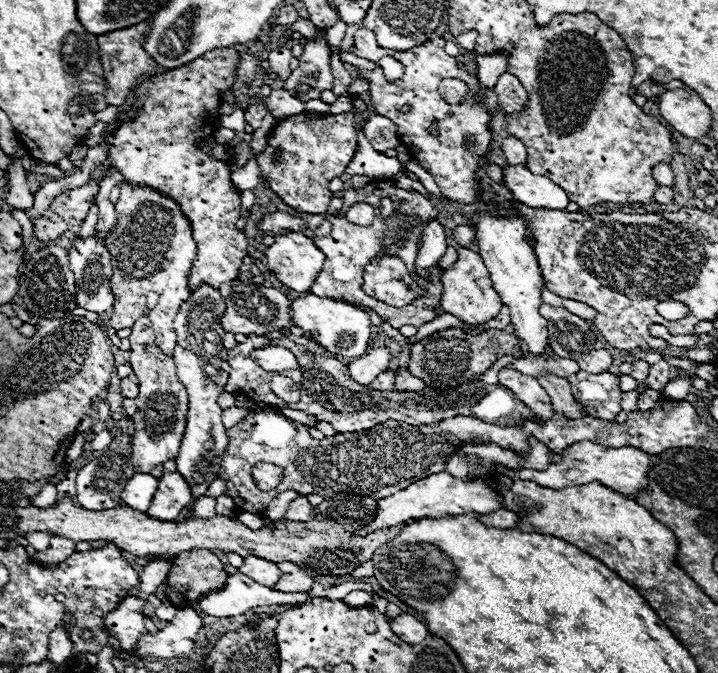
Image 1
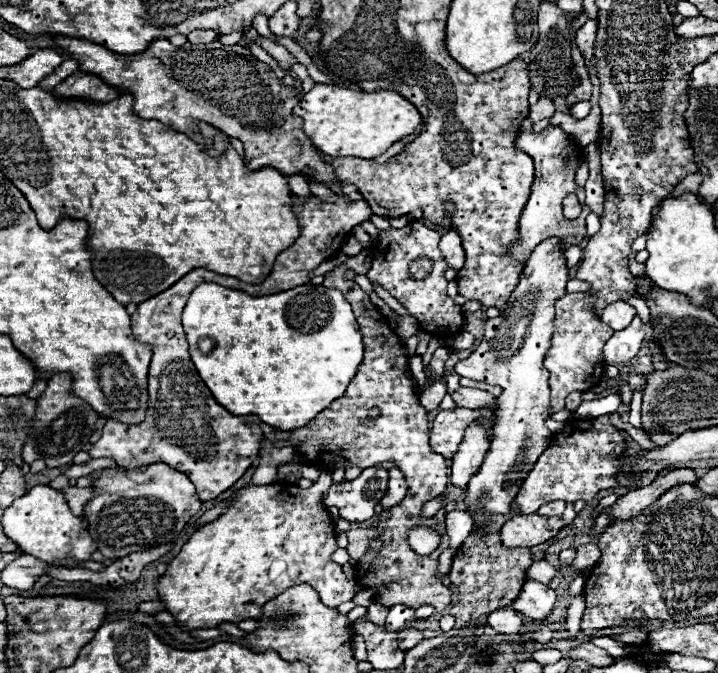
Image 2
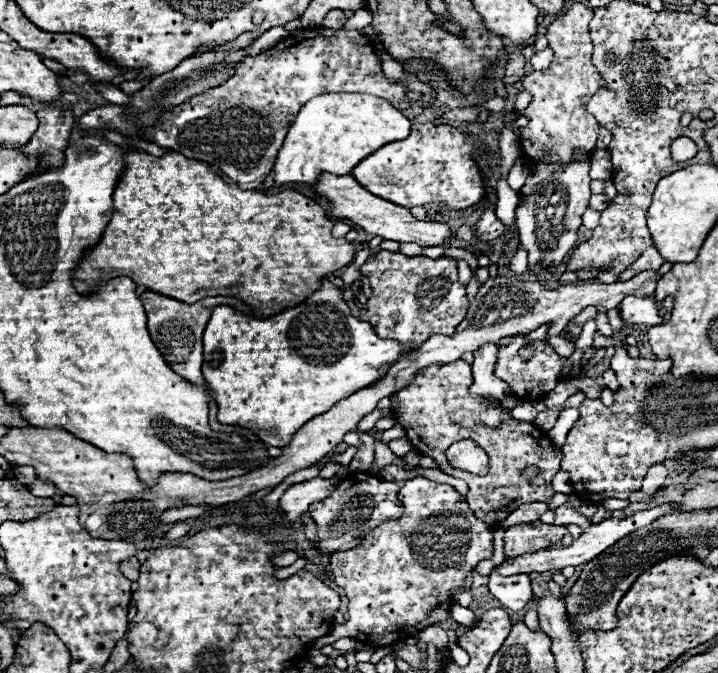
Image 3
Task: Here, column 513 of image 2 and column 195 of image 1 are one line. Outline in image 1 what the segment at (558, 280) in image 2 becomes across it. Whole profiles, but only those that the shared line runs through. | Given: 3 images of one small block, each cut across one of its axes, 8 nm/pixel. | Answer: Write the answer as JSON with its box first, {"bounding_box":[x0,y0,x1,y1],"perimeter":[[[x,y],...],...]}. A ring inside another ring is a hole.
{"bounding_box":[174,286,228,500],"perimeter":[[[202,286],[192,292],[190,300],[180,308],[174,330],[178,336],[178,344],[174,348],[174,362],[180,382],[188,390],[188,428],[180,446],[180,456],[176,456],[176,472],[182,474],[186,484],[192,490],[194,500],[198,500],[216,478],[216,472],[222,462],[224,448],[228,444],[226,428],[222,424],[222,408],[218,406],[218,396],[224,392],[222,386],[228,380],[228,350],[222,346],[224,330],[220,328],[220,316],[224,314],[224,300],[218,290],[210,286]]]}

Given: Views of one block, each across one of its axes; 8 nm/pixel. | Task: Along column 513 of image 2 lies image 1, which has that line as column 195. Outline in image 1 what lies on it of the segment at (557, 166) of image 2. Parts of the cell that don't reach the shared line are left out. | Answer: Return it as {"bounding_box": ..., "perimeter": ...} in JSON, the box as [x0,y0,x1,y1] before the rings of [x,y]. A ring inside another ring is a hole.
{"bounding_box":[106,184,196,356],"perimeter":[[[122,184],[120,200],[116,206],[116,224],[106,240],[106,248],[112,256],[112,276],[110,288],[114,294],[114,308],[110,312],[108,326],[114,330],[132,328],[132,324],[142,316],[146,308],[148,292],[156,292],[160,296],[154,310],[150,310],[150,320],[156,330],[158,348],[172,356],[176,346],[174,318],[188,300],[188,272],[192,262],[196,260],[196,242],[192,238],[190,222],[174,204],[174,200],[146,188],[134,188],[130,184]]]}

